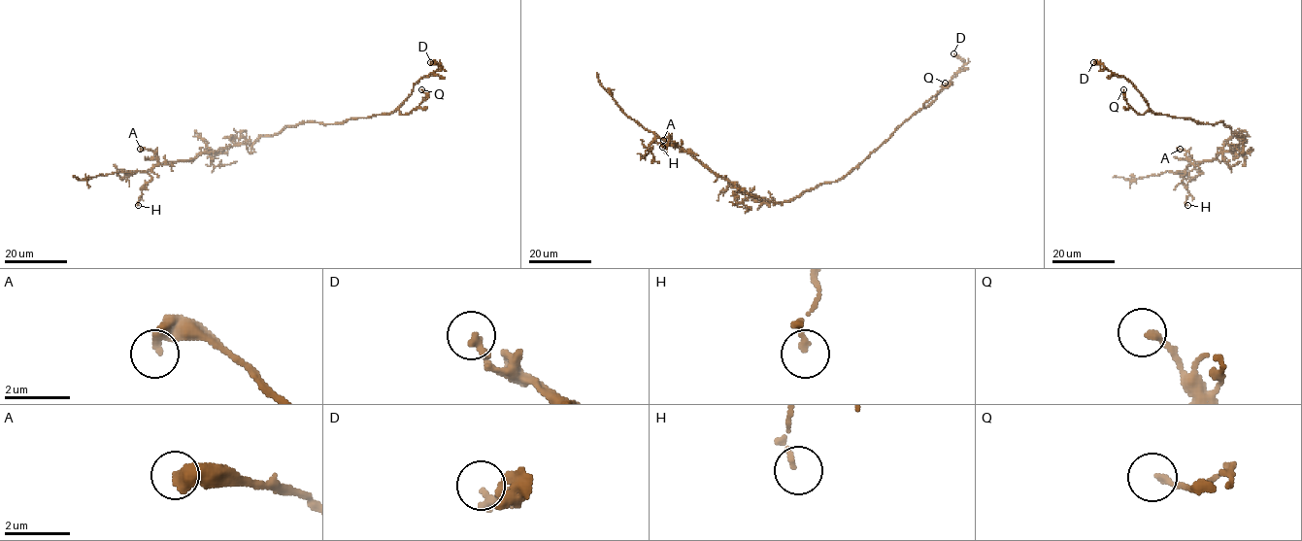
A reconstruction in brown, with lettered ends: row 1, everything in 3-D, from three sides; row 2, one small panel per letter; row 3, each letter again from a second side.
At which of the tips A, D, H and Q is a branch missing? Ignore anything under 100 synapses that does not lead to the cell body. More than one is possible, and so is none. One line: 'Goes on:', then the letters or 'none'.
Goes on: none

